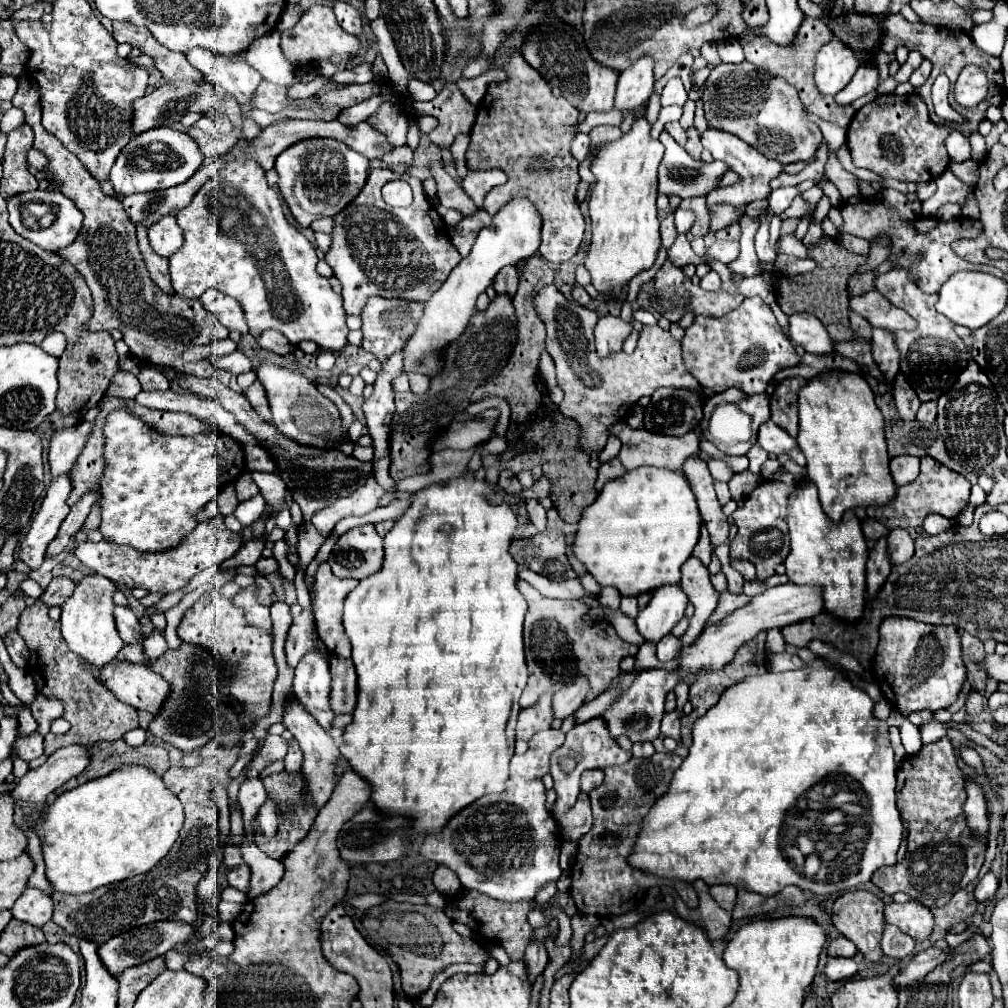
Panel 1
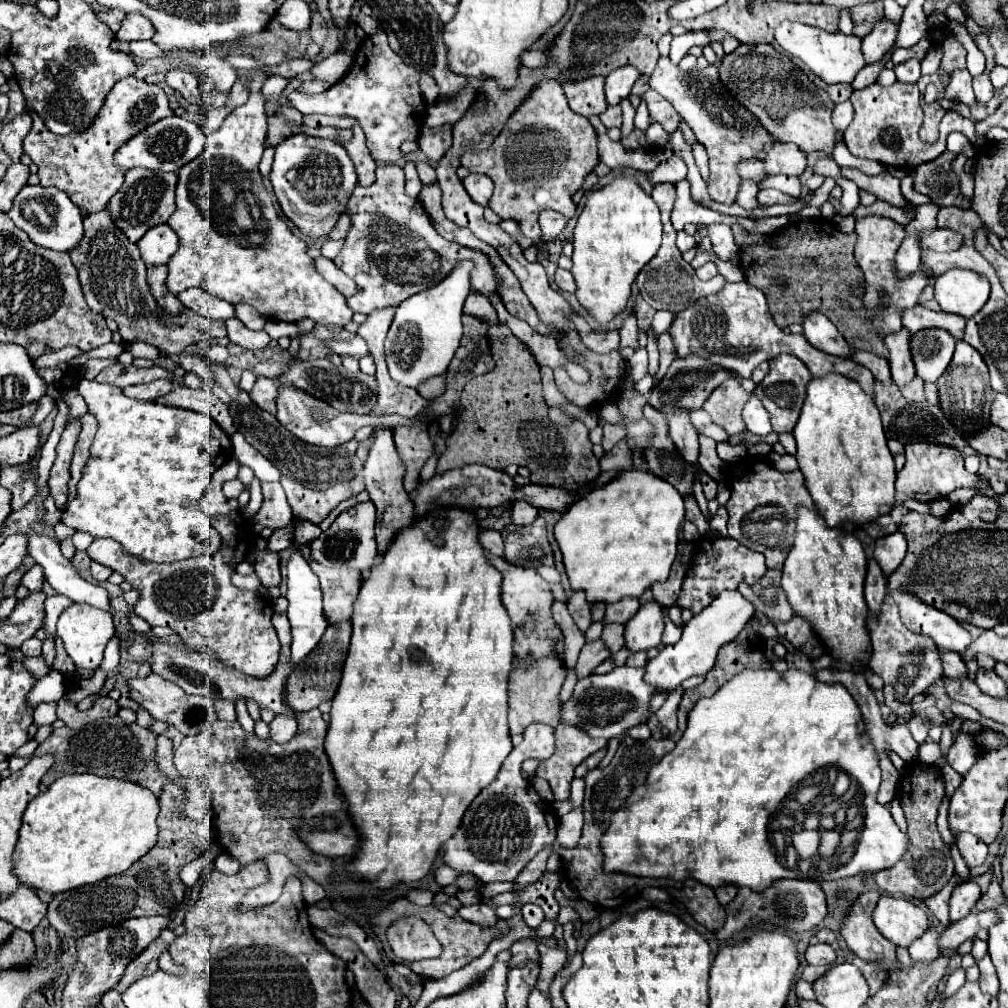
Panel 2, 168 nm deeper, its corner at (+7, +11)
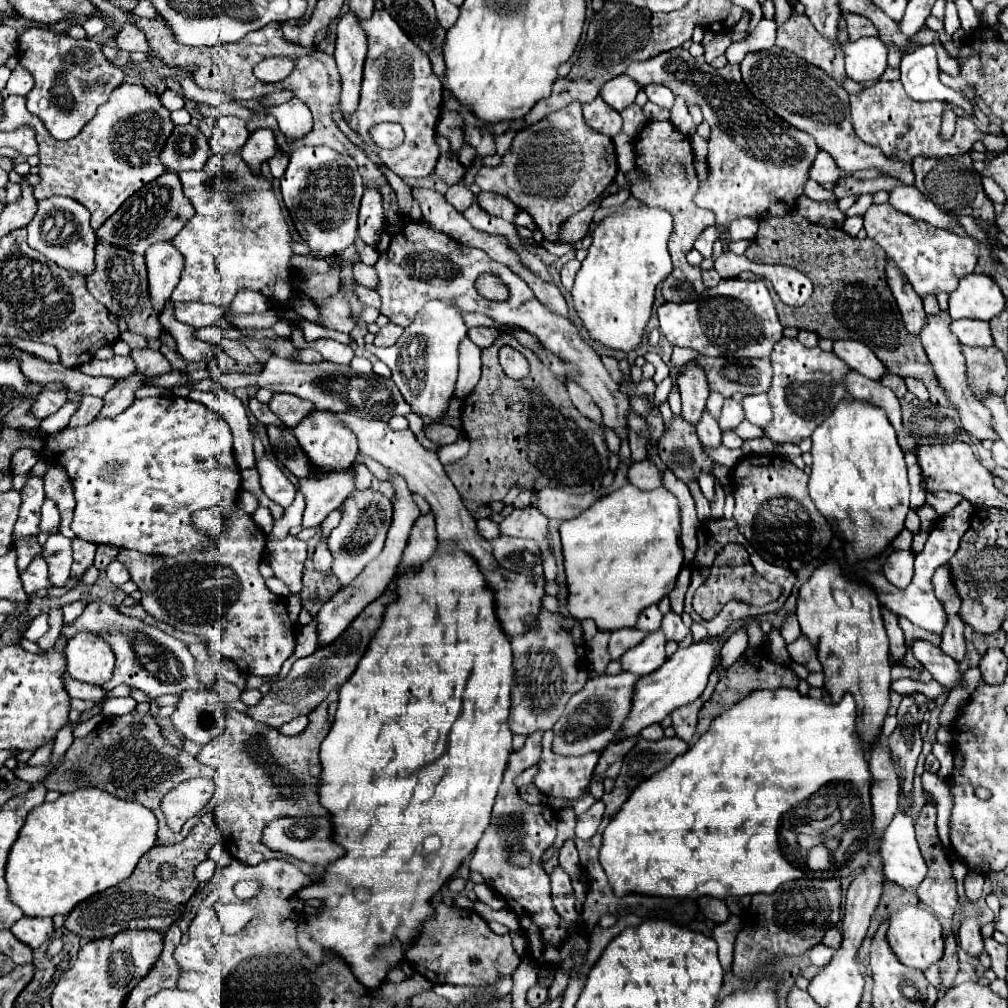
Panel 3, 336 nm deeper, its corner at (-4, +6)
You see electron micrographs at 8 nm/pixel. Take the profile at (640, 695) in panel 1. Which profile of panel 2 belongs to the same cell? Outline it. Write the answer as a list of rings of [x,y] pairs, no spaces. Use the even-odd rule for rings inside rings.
[[[621,666],[601,676],[589,674],[587,678],[581,678],[575,684],[571,698],[561,704],[561,722],[587,730],[591,738],[601,736],[605,740],[617,738],[629,728],[643,724],[649,700],[653,696],[653,688],[643,680],[643,674],[645,674],[643,668]]]

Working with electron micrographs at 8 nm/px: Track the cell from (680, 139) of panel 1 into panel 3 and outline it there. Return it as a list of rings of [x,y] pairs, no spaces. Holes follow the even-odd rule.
[[[652,83],[650,87],[644,87],[644,91],[646,91],[646,95],[648,95],[648,99],[652,103],[656,103],[656,105],[668,109],[668,111],[672,111],[672,107],[674,107],[674,93],[668,87]]]

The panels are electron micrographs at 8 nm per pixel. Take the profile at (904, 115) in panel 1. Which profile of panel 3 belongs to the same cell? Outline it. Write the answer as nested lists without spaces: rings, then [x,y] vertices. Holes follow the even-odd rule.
[[[880,81],[860,95],[850,95],[852,125],[856,135],[874,147],[880,147],[886,157],[898,161],[912,161],[916,157],[946,157],[968,153],[974,141],[986,141],[986,133],[970,117],[960,117],[956,123],[956,133],[950,141],[940,139],[940,115],[942,101],[914,101],[906,95],[900,81]]]

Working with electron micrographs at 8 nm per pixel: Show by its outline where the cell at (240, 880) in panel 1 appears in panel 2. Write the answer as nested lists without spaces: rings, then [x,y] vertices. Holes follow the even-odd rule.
[[[223,852],[223,854],[219,854],[217,860],[215,860],[215,868],[217,868],[219,872],[223,872],[223,874],[235,874],[235,872],[239,870],[239,864],[233,862],[227,852]]]

